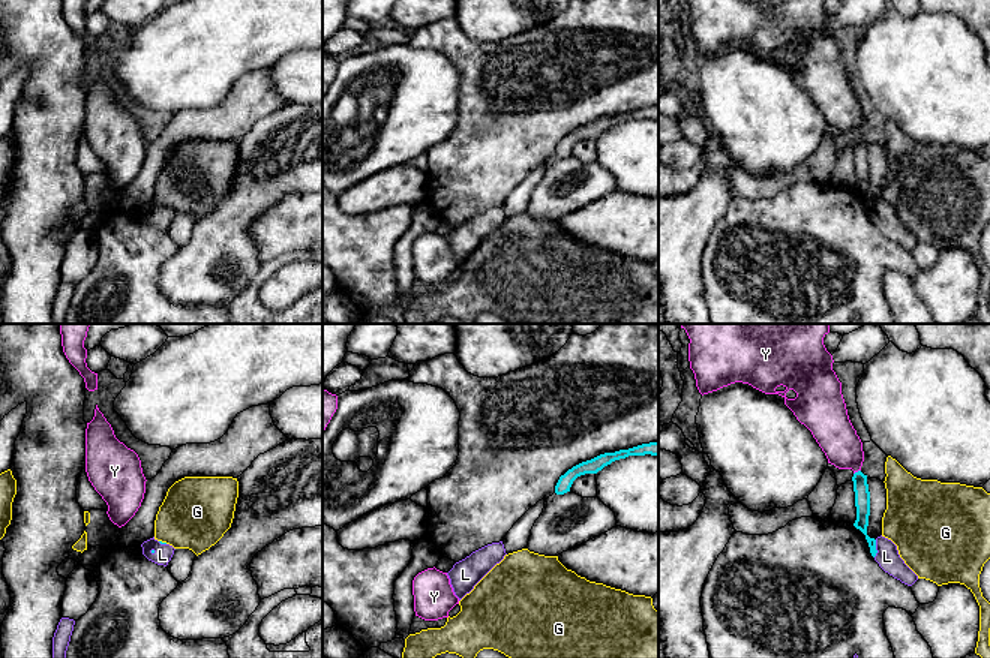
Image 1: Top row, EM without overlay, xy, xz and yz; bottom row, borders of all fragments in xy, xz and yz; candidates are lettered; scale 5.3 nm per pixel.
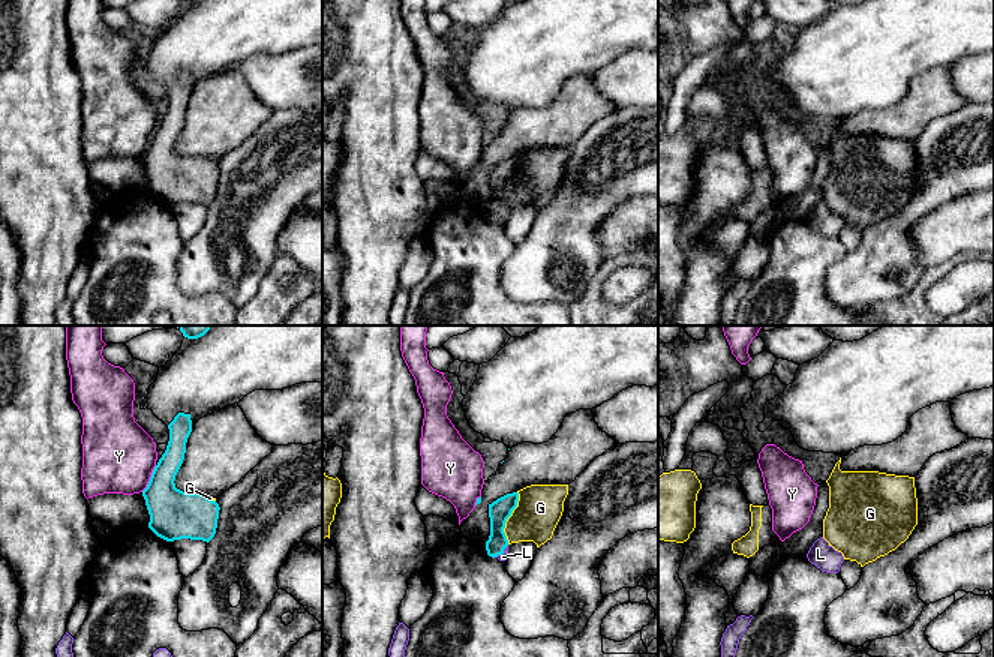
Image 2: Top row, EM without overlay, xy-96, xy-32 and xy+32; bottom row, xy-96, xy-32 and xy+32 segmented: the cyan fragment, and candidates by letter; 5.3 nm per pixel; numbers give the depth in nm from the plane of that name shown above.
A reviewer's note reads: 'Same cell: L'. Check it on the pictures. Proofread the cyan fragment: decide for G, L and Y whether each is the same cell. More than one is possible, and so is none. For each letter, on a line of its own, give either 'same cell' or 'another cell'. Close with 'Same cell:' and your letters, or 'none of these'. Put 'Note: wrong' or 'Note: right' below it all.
G: another cell
L: same cell
Y: another cell
Same cell: L
Note: right

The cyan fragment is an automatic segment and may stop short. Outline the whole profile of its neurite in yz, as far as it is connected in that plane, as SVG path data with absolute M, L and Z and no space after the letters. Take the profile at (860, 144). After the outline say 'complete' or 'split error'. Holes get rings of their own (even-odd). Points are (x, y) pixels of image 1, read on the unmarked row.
M858 135L854 138L852 145L856 171L856 184L854 190L866 199L870 217L879 228L879 231L902 247L912 250L918 244L918 240L900 222L897 210L882 199L876 204L867 199L870 180L870 156L867 148L867 139Z; split error

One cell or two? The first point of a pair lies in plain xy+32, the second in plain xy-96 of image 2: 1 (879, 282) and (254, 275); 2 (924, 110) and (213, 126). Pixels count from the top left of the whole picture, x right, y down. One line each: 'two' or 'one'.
1: one
2: one

